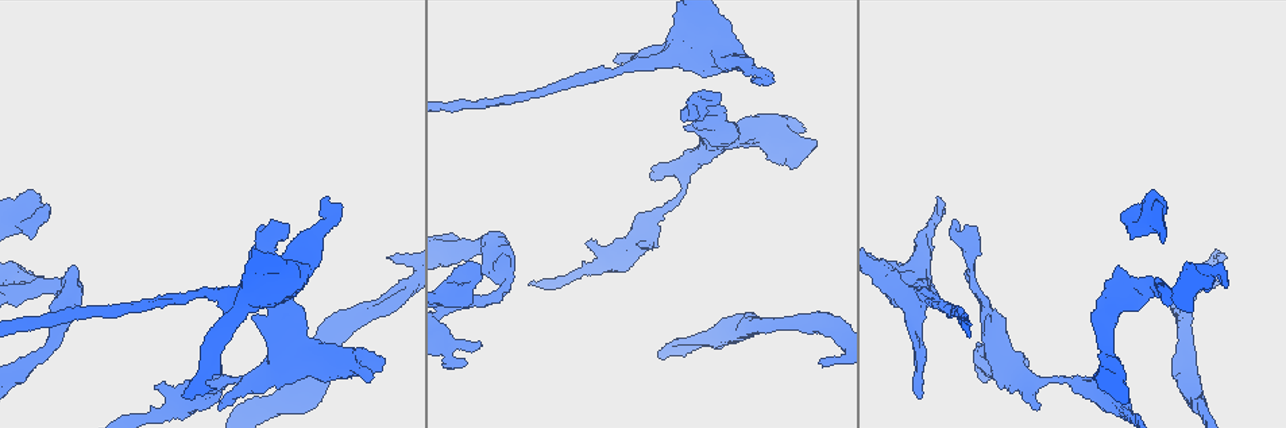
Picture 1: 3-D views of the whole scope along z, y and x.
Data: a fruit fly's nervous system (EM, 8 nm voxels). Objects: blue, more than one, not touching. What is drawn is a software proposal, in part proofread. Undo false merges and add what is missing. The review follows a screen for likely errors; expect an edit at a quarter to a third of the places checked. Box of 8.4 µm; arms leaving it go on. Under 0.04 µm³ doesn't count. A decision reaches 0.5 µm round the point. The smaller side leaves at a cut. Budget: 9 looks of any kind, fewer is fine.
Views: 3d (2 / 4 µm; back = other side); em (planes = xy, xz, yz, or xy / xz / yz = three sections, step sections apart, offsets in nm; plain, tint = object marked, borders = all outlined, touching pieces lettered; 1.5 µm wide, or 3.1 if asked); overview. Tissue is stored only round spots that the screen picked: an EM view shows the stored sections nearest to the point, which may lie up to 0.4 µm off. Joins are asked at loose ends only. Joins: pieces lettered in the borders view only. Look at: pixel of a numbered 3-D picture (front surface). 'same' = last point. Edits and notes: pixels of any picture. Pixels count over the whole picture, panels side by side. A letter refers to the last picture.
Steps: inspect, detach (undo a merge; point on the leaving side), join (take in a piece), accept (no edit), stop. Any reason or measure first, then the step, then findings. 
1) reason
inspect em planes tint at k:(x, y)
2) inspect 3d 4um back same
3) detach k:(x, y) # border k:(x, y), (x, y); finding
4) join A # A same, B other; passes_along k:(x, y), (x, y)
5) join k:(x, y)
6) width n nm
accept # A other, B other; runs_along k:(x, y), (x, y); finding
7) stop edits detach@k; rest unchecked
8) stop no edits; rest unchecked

long arm stops here
inspect em xy step 4 tint at 1:(820, 363)

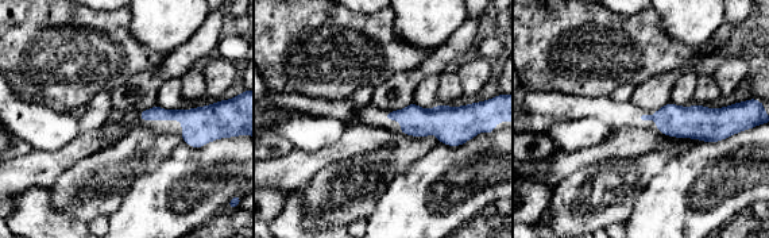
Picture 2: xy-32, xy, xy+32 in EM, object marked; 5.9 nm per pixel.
cut it another way
inspect em planes borders same

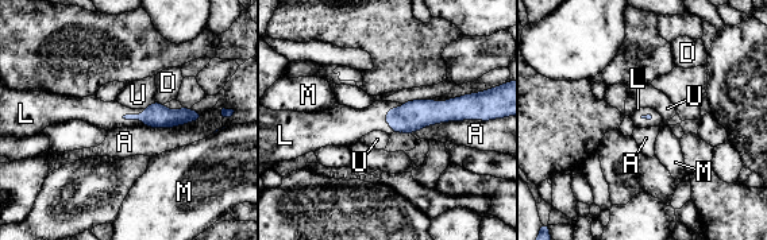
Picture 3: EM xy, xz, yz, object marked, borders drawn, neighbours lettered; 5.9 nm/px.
join L # A other, D other, L same, M other, U other; passes_along 3:(157, 115), (133, 115), (107, 116); it goes on there

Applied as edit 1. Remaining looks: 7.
redraw
inspect overview

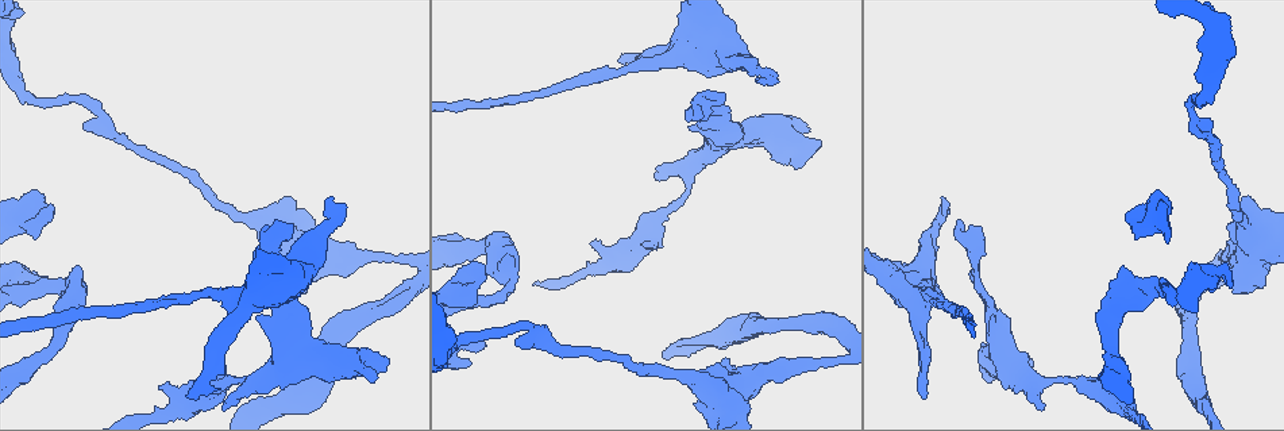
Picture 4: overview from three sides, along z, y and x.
an open end
inspect em planes tint at 4:(656, 249)

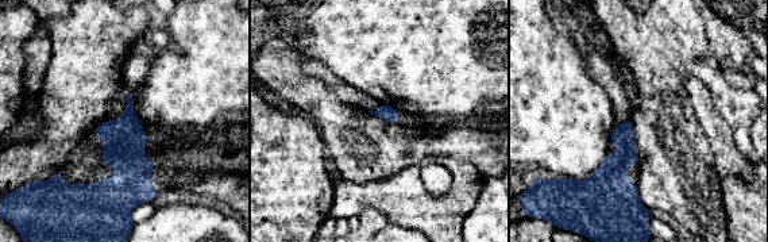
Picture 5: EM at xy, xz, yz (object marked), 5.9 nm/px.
inspect em planes borders same

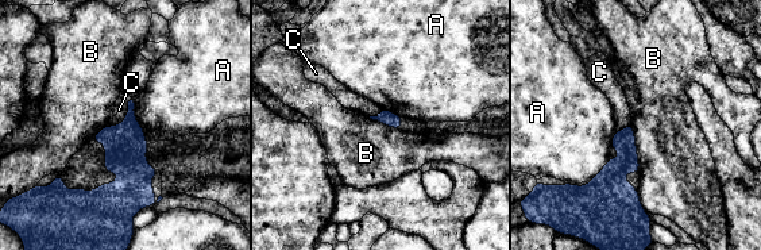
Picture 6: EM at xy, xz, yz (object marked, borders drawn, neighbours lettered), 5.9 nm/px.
accept # A other, B other, C other; border 6:(630, 123), (634, 131), (640, 172); no lettered piece goes on from it

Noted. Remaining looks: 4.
an open end
inspect 3d 4um at 4:(926, 398)

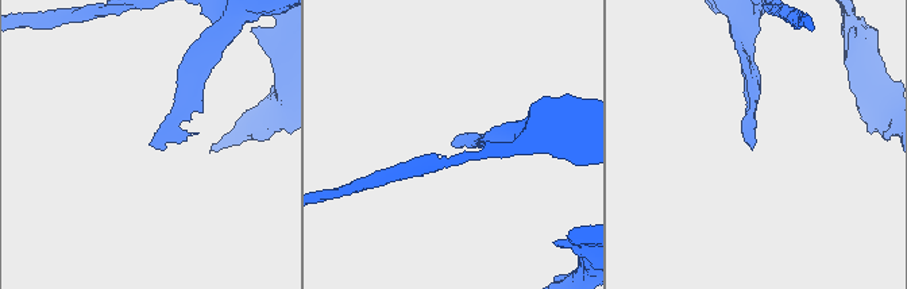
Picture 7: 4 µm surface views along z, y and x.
inspect em planes borders at 7:(454, 144)

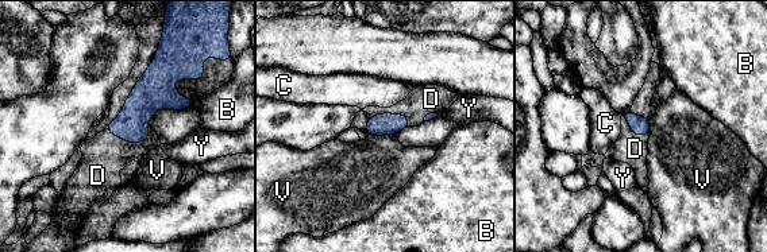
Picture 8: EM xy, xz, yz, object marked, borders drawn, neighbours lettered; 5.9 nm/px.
join D # B other, C other, D same, V other, Y other; passes_along 8:(142, 104), (128, 142), (103, 156); it goes on there

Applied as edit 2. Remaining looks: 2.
stop edits join@3, join@8; rest unchecked

